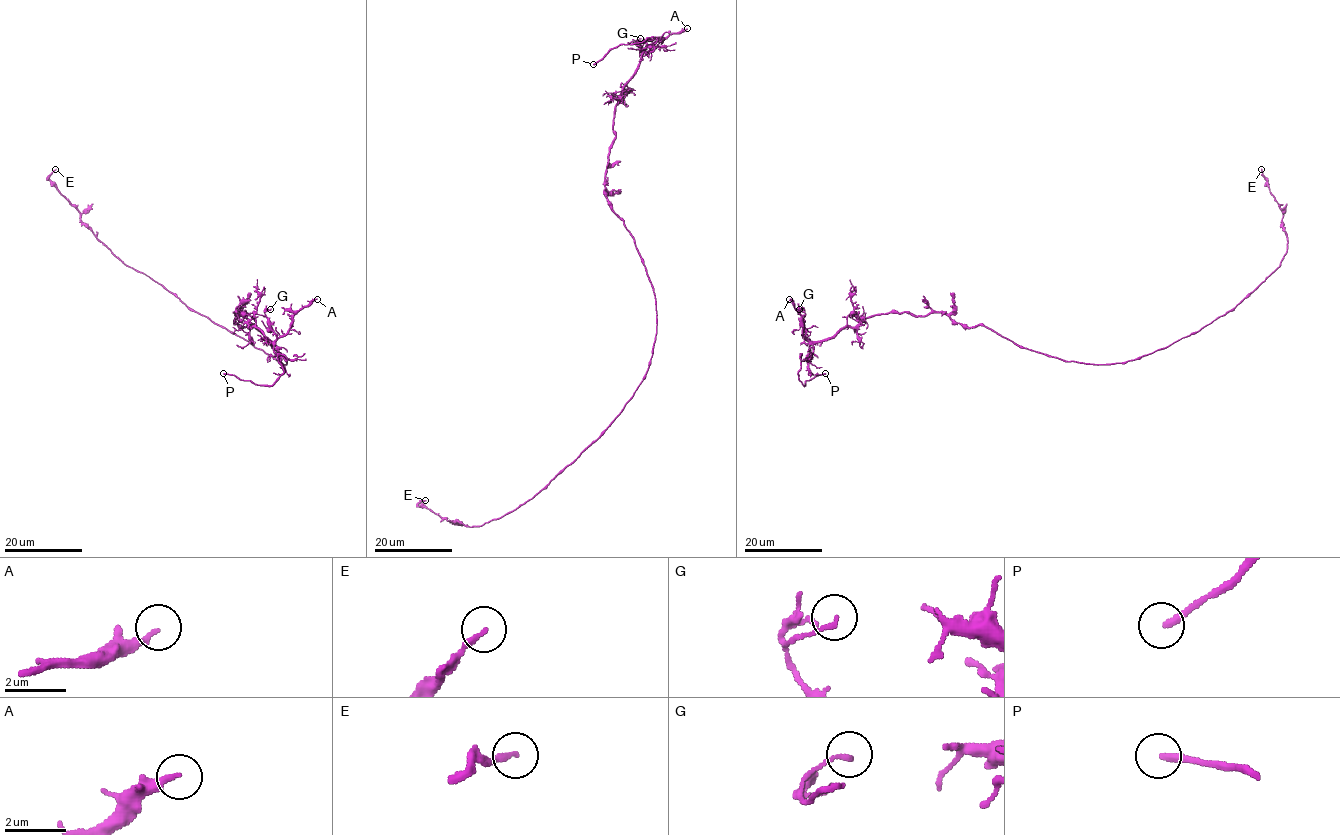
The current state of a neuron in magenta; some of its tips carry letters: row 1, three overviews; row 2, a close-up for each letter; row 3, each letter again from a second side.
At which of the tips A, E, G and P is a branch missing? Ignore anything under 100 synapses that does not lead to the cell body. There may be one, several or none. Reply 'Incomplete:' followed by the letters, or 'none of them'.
Incomplete: P

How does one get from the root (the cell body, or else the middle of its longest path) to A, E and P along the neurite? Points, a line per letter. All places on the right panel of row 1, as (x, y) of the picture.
A: (1066, 361), (1021, 347), (981, 325), (965, 327), (940, 312), (877, 313), (811, 341), (789, 299)
E: (1066, 361), (1125, 363), (1162, 349), (1231, 310), (1278, 268), (1286, 252), (1287, 236), (1282, 211), (1261, 169)
P: (1066, 361), (940, 312), (887, 312), (814, 342), (803, 361), (801, 354), (804, 385), (825, 373)

